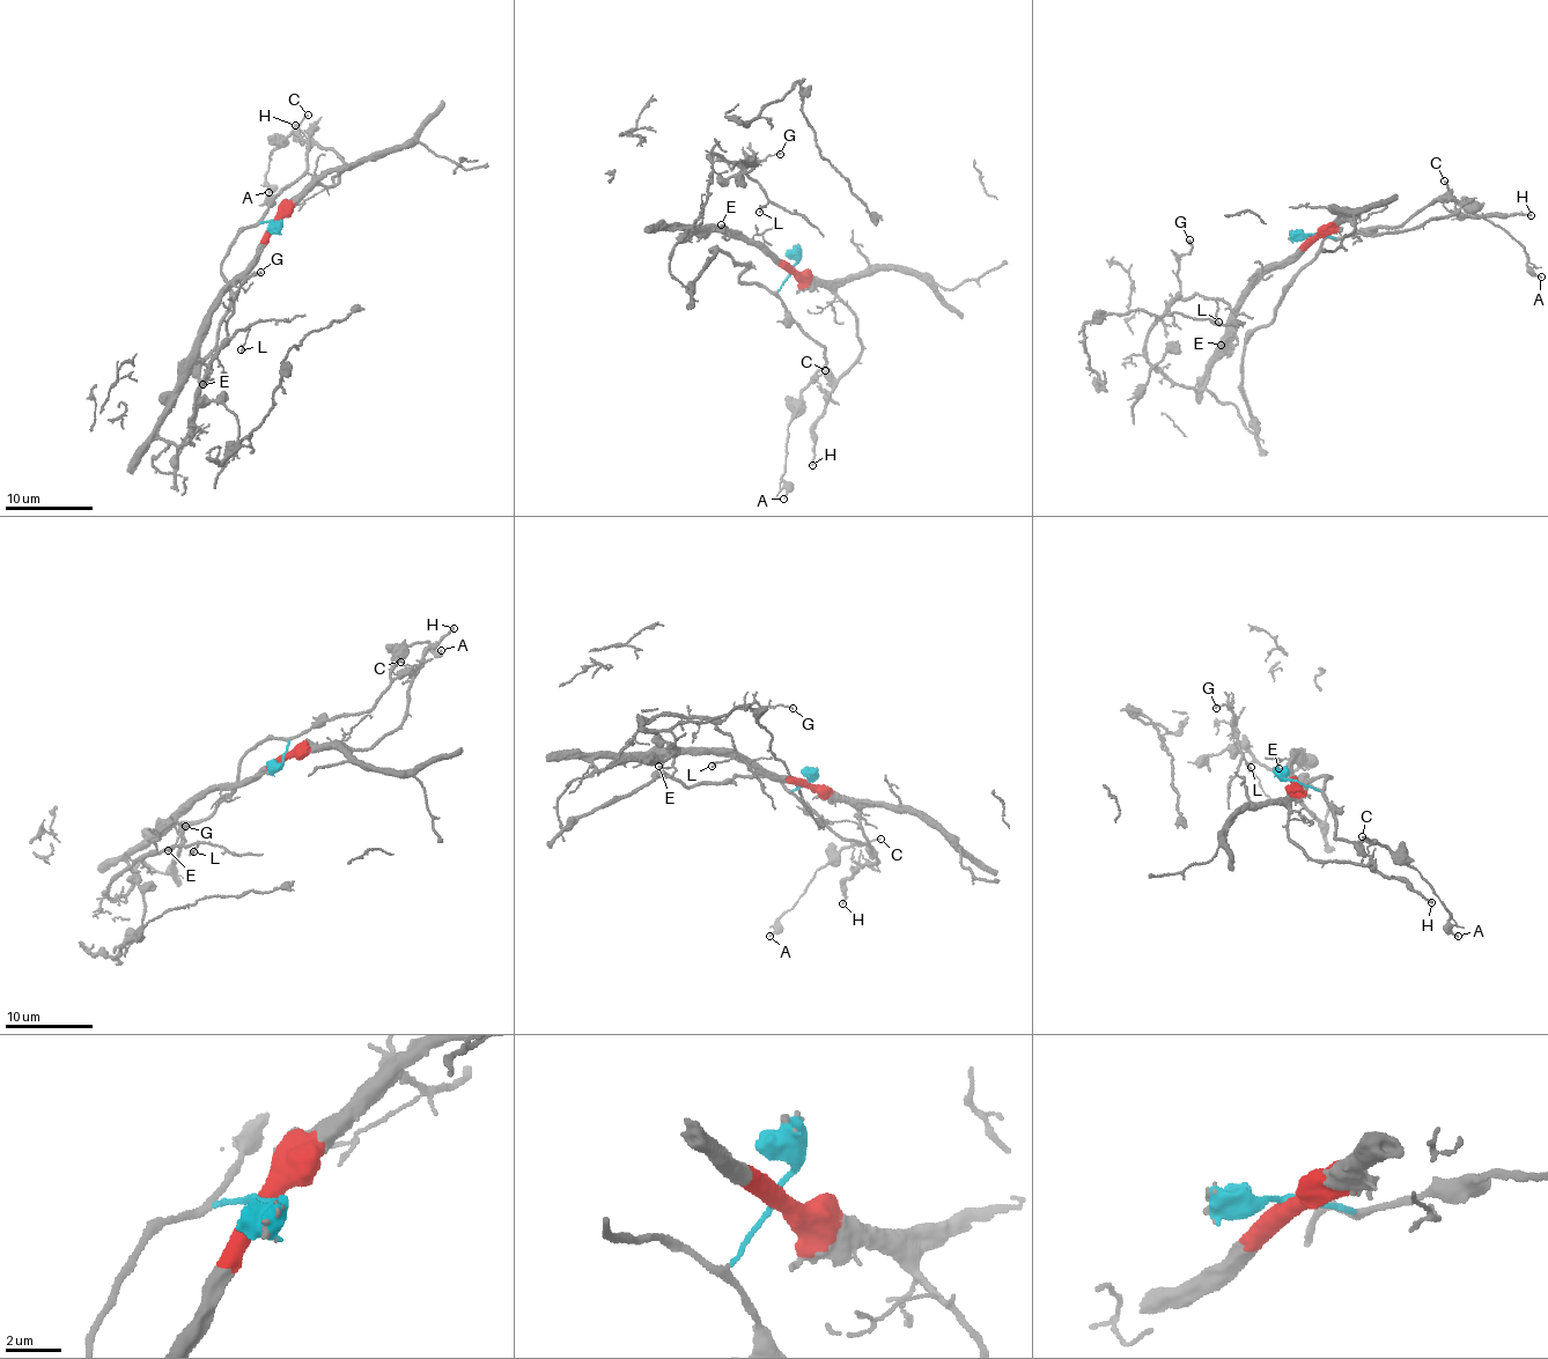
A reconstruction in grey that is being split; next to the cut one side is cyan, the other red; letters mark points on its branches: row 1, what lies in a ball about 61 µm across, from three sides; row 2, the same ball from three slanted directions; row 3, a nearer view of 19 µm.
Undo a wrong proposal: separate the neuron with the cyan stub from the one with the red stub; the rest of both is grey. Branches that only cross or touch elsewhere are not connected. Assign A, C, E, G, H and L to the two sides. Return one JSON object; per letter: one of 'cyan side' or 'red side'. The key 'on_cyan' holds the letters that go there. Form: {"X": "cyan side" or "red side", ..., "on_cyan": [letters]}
{"A": "cyan side", "C": "cyan side", "E": "red side", "G": "red side", "H": "red side", "L": "red side", "on_cyan": ["A", "C"]}

